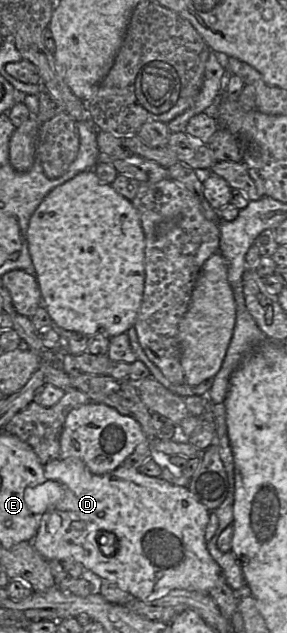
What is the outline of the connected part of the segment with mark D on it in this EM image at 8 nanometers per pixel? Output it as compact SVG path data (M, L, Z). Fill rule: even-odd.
M77 458L55 459L44 466L46 478L56 481L62 487L62 498L55 504L55 509L46 512L41 520L37 534L32 539L32 546L47 561L58 560L60 562L73 559L81 563L85 572L89 572L92 578L98 581L108 580L115 583L121 590L128 592L134 599L151 602L168 594L173 589L185 589L189 591L199 591L209 593L216 585L225 582L221 567L213 559L207 549L205 540L205 529L210 519L210 511L200 503L188 487L171 485L161 477L150 477L141 474L137 469L129 468L124 465L110 473L96 475L90 472L86 465ZM102 531L111 532L116 536L117 548L109 544L107 547L100 546L99 537Z

